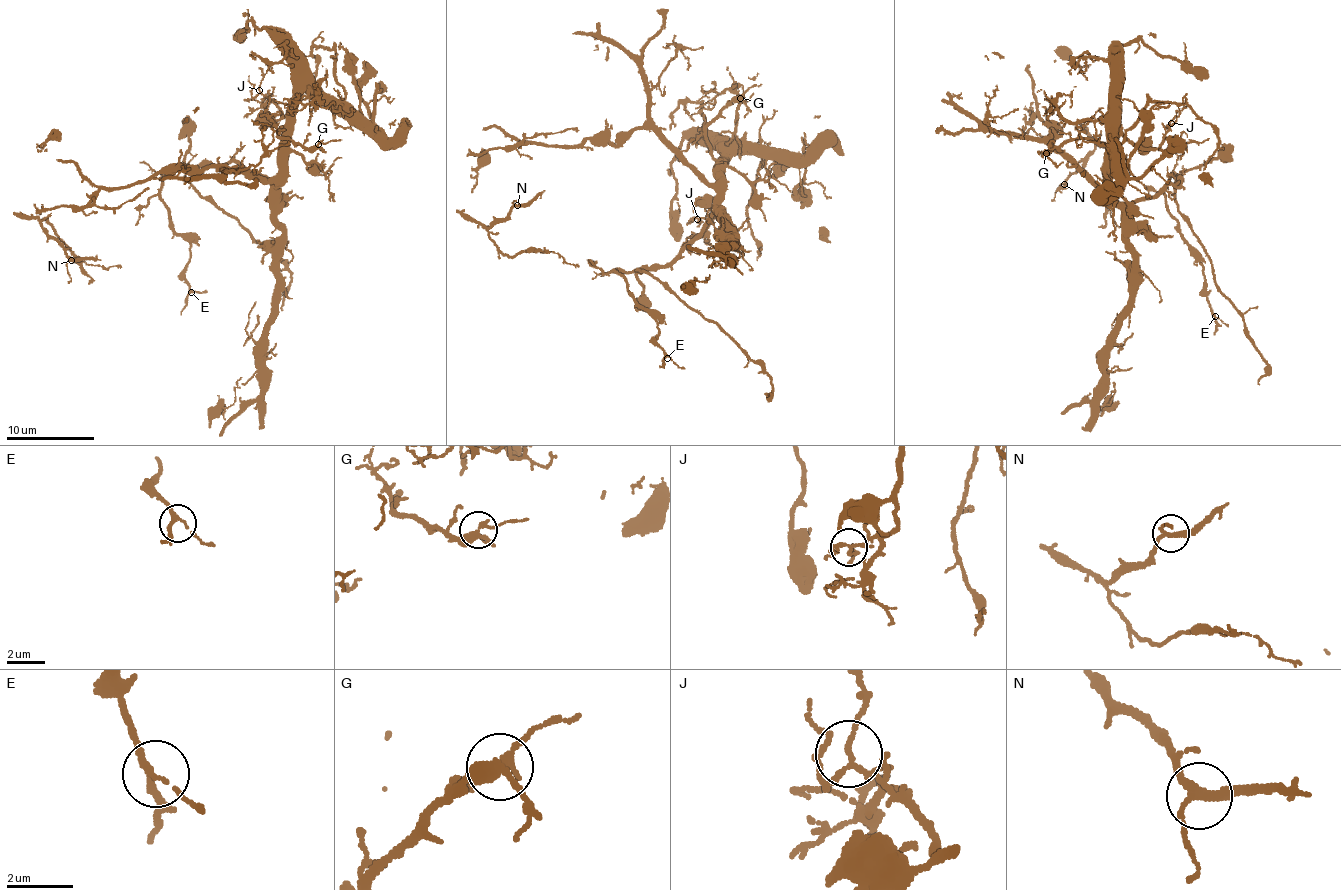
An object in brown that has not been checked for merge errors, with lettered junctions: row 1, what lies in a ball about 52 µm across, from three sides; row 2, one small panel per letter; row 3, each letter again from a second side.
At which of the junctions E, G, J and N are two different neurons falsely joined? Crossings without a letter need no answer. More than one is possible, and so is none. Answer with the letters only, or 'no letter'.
no letter

